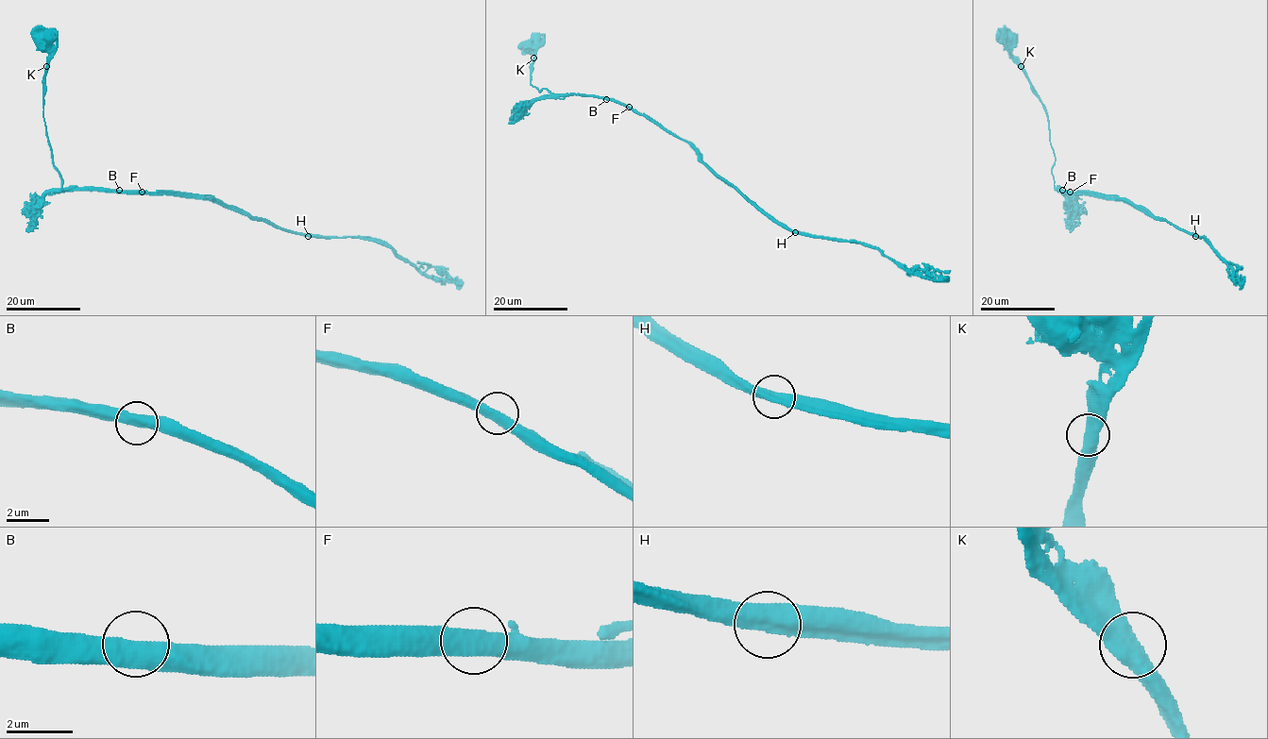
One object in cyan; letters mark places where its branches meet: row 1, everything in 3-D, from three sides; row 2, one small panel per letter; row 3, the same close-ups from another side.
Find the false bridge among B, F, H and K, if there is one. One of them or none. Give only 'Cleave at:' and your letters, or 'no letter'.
Cleave at: H

